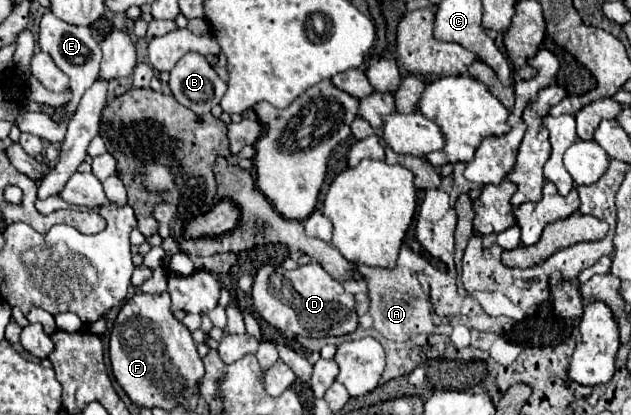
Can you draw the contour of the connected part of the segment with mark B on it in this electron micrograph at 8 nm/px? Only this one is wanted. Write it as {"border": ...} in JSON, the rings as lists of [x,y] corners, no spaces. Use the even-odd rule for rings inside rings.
{"border":[[[187,52],[175,64],[171,70],[169,86],[175,100],[195,114],[211,112],[211,108],[221,102],[227,90],[227,84],[199,52]]]}

